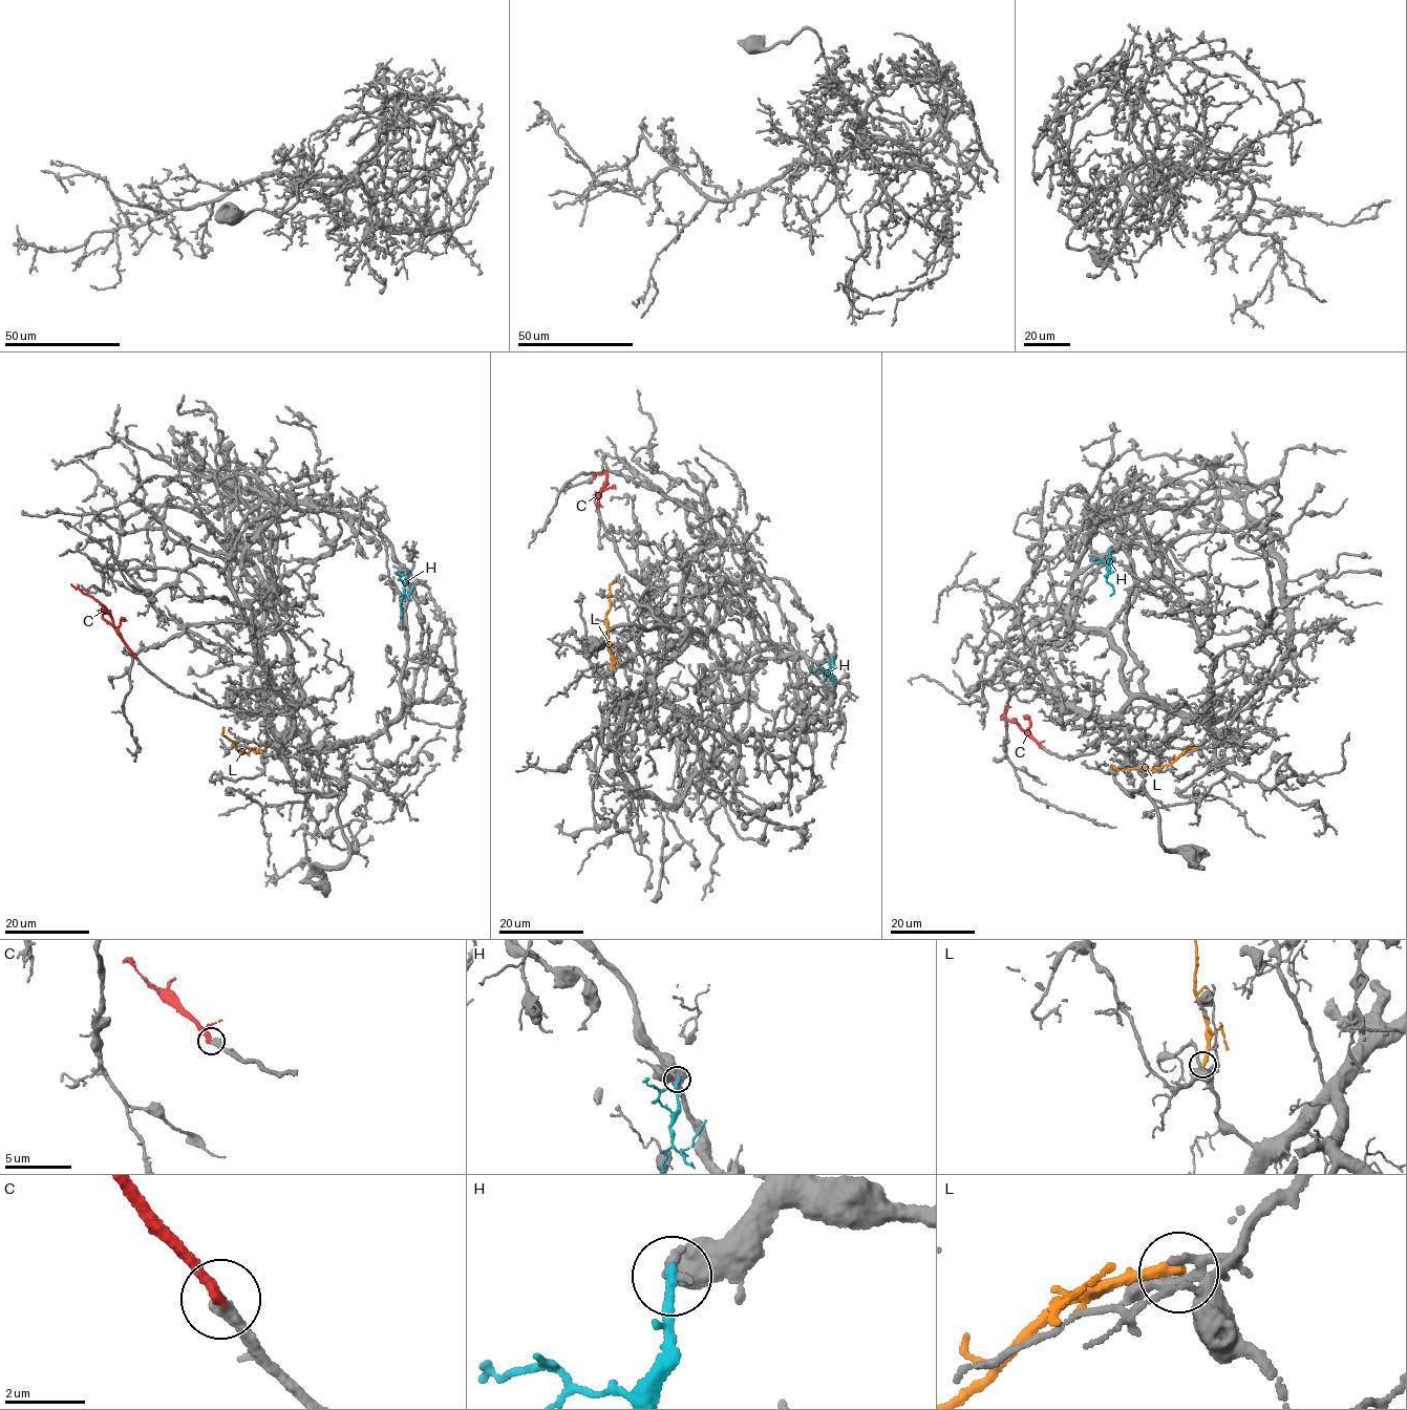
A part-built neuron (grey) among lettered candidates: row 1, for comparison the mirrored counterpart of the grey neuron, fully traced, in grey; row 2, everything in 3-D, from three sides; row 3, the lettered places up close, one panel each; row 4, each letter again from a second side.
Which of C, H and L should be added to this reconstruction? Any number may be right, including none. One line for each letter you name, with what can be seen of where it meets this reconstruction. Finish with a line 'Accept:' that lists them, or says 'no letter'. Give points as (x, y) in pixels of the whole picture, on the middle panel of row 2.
C: meets grey at (598, 505)
Accept: C

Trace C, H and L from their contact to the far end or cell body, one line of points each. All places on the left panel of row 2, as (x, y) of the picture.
C: (135, 658), (101, 604), (70, 583)
H: (406, 572), (400, 616)
L: (257, 750), (253, 747), (248, 754), (235, 747), (234, 742), (221, 734), (224, 727)

